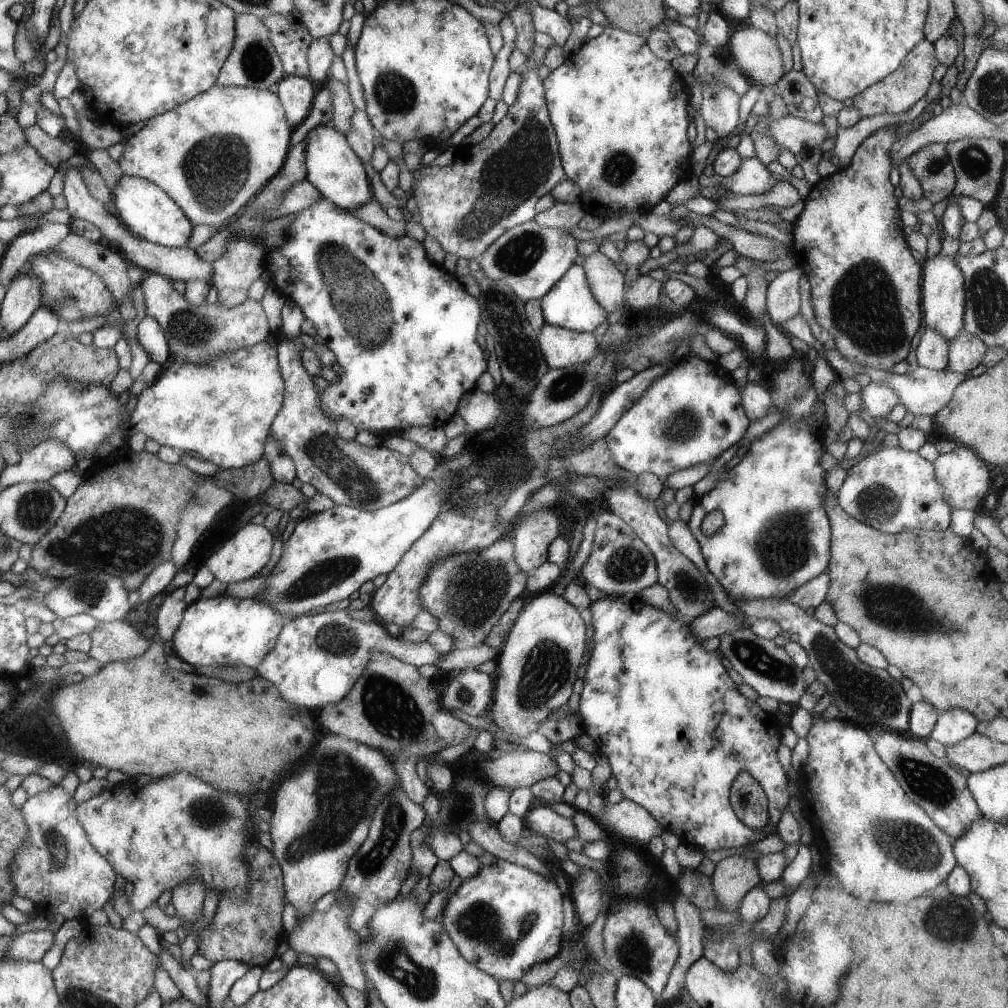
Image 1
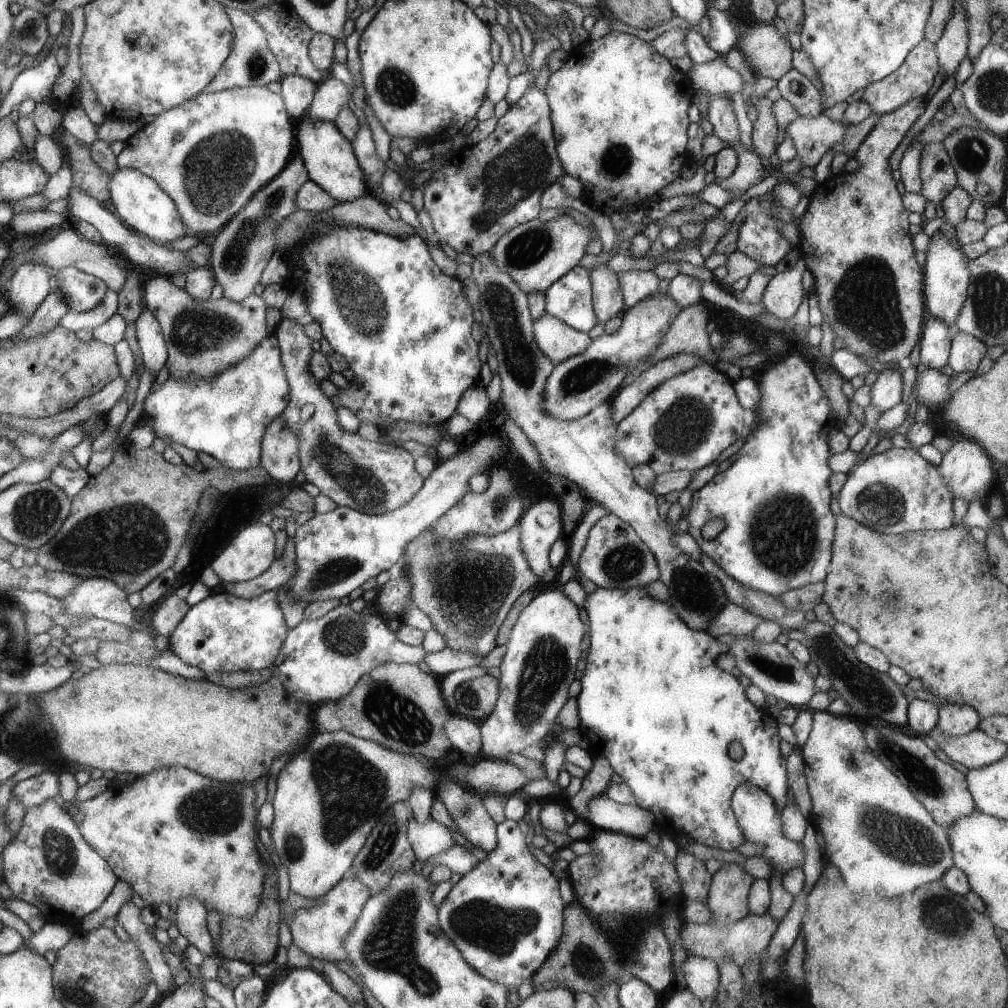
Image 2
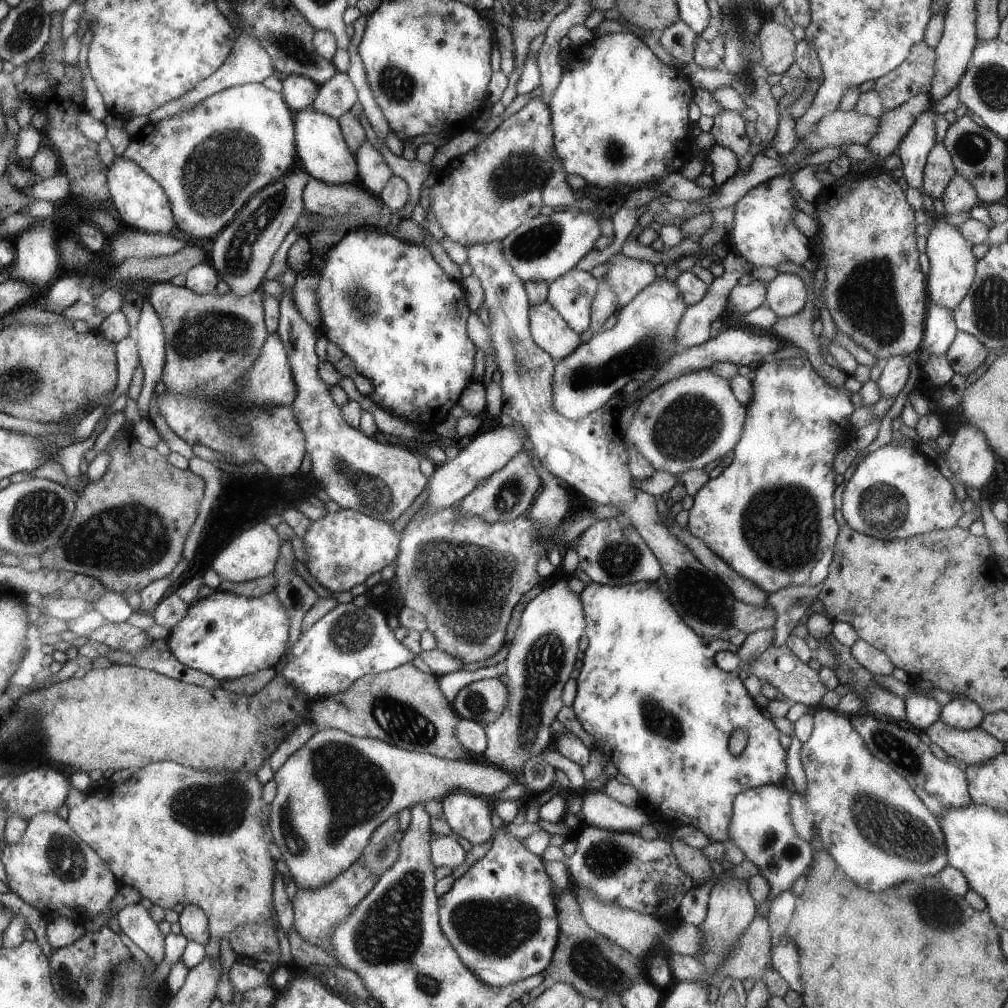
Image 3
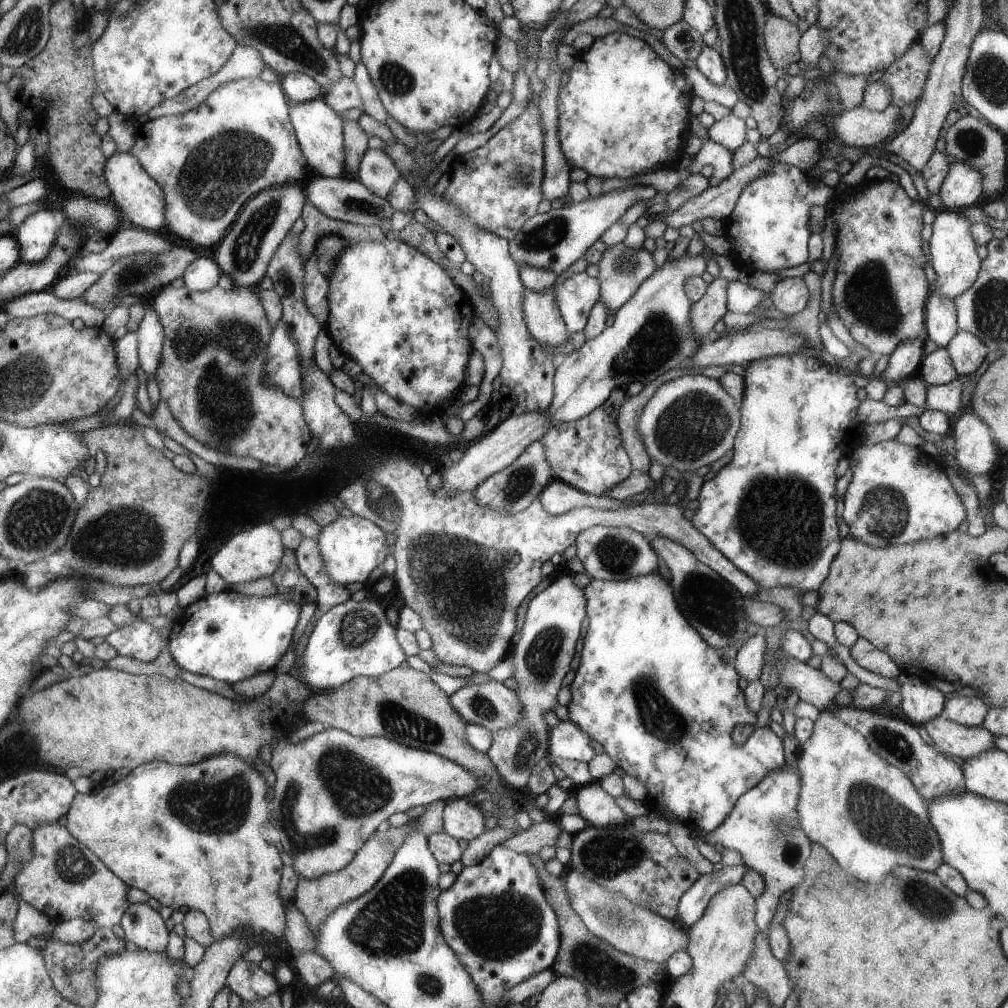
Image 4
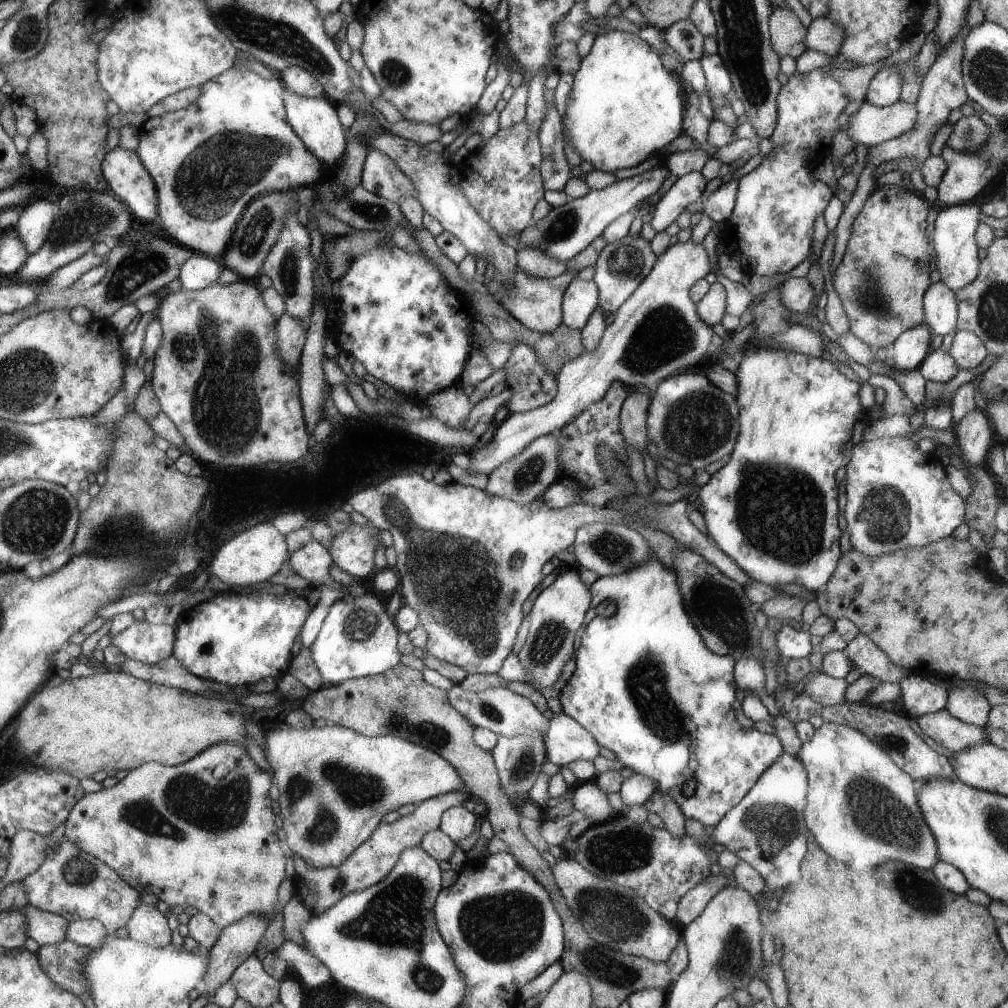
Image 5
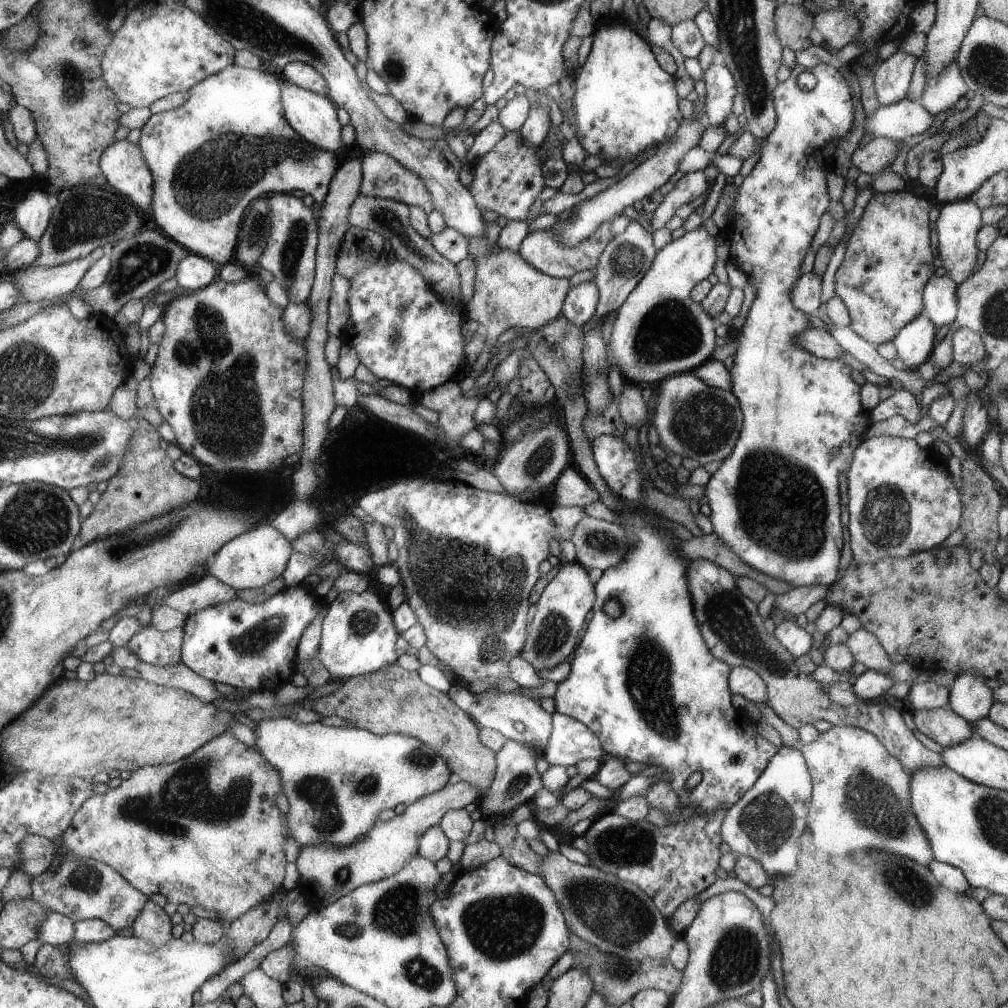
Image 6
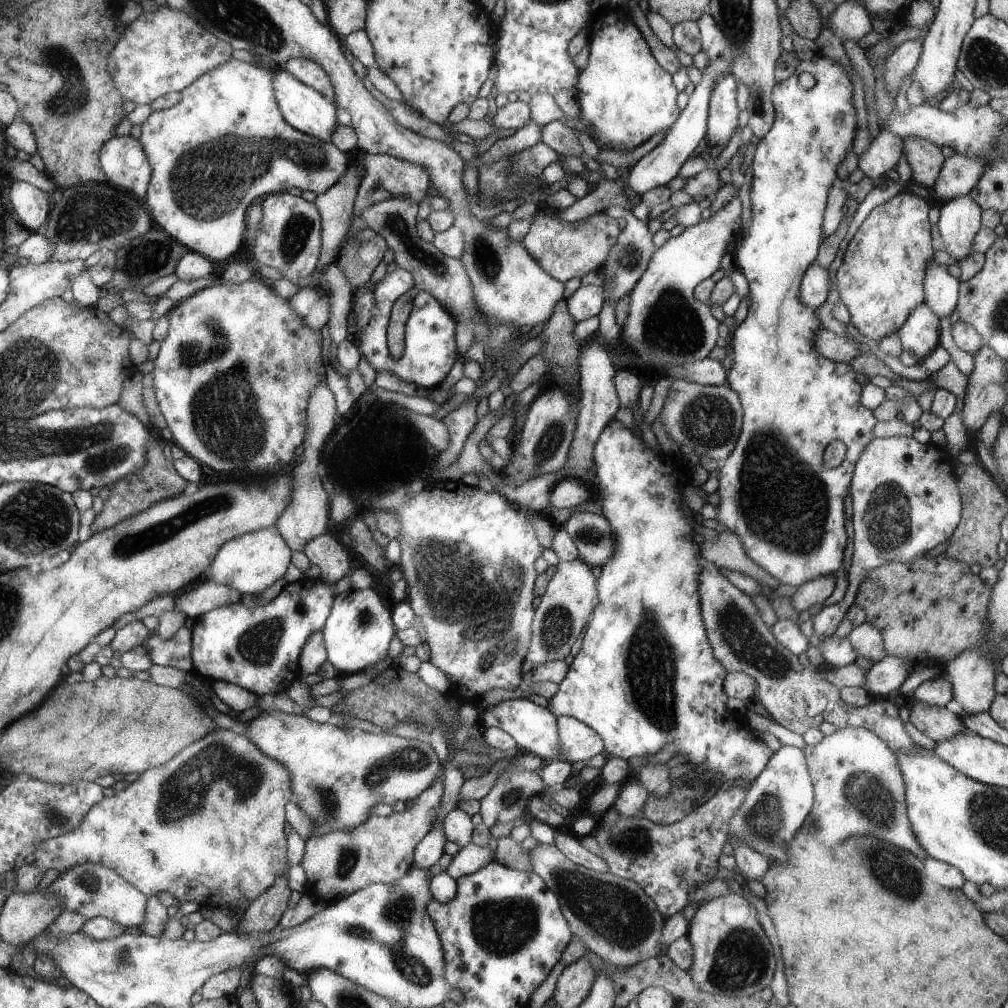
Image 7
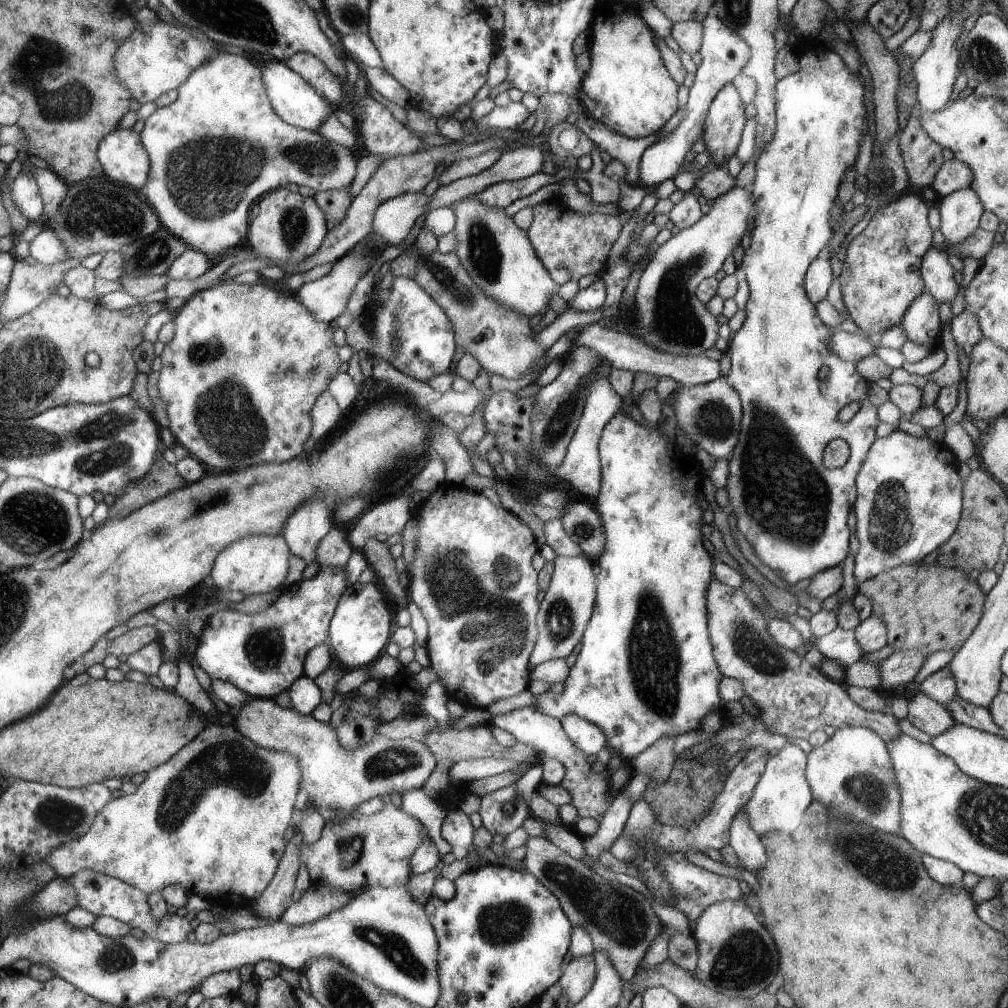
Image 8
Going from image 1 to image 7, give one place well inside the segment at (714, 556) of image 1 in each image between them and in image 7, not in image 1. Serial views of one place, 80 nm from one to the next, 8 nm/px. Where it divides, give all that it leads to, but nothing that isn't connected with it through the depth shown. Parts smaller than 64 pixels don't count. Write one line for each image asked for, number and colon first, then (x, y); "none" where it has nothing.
2: (774, 499)
3: (770, 514)
4: (772, 510)
5: (773, 508)
6: (775, 501)
7: (775, 494)

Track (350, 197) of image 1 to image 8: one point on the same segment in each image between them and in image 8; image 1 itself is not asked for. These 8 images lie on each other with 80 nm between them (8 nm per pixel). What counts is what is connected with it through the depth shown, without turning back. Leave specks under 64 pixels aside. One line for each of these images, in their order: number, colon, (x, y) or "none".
2: (329, 157)
3: (323, 150)
4: (319, 128)
5: (314, 119)
6: (313, 116)
7: (303, 108)
8: (294, 101)

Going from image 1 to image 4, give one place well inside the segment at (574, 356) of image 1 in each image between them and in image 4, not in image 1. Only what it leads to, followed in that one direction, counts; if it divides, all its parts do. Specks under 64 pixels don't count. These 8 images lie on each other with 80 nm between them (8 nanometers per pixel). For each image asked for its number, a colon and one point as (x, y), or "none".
2: (559, 341)
3: (549, 329)
4: (542, 314)

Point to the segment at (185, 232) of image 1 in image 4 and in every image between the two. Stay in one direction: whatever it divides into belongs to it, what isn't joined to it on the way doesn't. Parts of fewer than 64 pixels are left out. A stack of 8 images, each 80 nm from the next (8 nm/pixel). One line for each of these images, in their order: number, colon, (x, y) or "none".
2: (138, 201)
3: (142, 204)
4: (135, 193)

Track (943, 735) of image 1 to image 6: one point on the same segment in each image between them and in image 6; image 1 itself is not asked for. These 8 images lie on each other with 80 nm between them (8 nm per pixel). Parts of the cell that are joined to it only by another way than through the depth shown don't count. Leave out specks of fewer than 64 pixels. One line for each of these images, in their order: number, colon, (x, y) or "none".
2: (954, 720)
3: (962, 713)
4: (970, 711)
5: (966, 704)
6: (970, 697)

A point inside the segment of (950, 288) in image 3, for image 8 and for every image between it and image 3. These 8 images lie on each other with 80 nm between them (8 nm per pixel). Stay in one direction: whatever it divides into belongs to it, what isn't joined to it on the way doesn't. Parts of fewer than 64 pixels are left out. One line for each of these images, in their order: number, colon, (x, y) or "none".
4: (955, 260)
5: (955, 249)
6: (959, 221)
7: (960, 219)
8: (961, 210)

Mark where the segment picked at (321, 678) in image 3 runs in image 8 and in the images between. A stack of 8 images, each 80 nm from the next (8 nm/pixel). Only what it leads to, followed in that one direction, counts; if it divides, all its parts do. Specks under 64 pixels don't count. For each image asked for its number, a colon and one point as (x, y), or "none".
4: (353, 638)
5: (357, 638)
6: (357, 635)
7: (359, 631)
8: (360, 629)

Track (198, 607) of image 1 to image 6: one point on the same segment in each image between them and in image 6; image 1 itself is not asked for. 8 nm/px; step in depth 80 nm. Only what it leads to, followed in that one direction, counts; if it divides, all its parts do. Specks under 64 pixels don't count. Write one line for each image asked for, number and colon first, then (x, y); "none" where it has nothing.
2: (224, 633)
3: (228, 636)
4: (228, 636)
5: (236, 640)
6: (255, 646)

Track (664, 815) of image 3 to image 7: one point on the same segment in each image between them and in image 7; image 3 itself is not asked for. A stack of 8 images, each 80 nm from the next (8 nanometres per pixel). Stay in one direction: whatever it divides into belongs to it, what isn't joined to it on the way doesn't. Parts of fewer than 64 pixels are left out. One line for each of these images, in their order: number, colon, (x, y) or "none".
4: (663, 703)
5: (679, 720)
6: (629, 673)
7: (645, 676)

